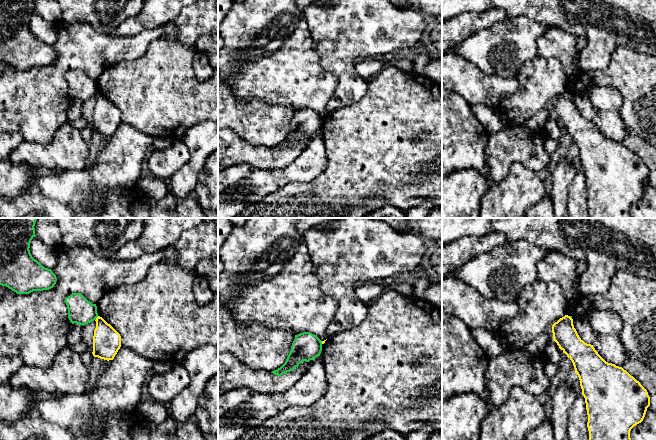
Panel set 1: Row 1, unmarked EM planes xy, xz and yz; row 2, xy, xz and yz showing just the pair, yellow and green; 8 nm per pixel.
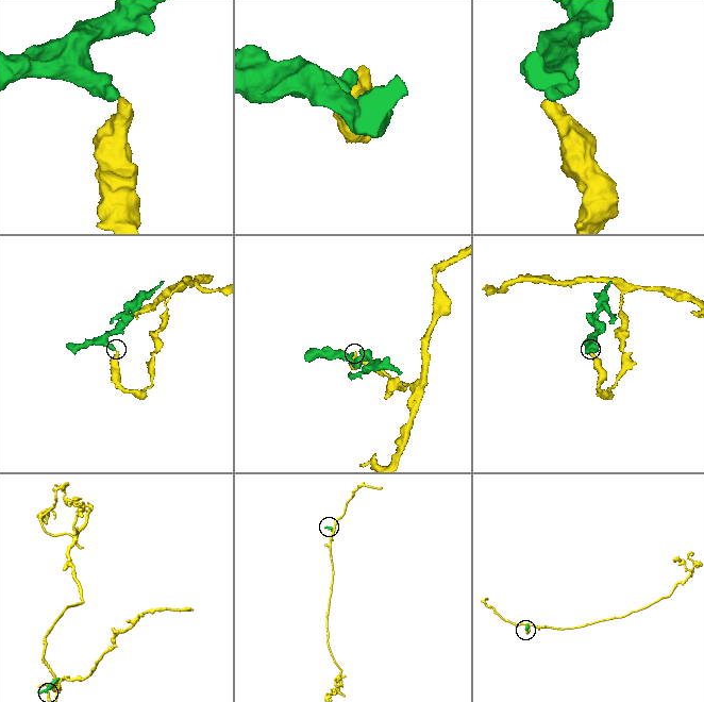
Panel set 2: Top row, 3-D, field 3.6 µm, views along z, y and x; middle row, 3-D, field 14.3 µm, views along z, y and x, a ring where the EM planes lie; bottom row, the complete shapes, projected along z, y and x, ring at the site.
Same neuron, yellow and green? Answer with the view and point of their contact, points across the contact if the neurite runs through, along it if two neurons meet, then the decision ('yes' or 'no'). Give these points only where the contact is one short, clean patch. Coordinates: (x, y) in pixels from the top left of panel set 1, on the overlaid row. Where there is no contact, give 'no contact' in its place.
contact xy (96, 318); border xy (98, 316), (95, 320); no

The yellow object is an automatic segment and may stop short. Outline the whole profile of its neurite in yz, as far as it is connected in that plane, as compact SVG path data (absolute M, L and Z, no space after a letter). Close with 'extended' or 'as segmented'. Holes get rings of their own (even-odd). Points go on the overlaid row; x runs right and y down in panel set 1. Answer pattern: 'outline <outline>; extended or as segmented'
outline M565 315L552 325L553 340L559 348L572 361L577 373L582 395L585 398L588 415L587 427L589 440L631 440L630 431L645 417L647 408L650 406L650 397L647 390L622 367L606 362L595 350L593 345L585 343L578 335L573 325L573 319Z; as segmented

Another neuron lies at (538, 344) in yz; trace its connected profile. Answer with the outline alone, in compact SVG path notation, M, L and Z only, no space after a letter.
M552 326L536 336L530 343L520 347L524 351L532 354L544 352L547 344L553 341Z

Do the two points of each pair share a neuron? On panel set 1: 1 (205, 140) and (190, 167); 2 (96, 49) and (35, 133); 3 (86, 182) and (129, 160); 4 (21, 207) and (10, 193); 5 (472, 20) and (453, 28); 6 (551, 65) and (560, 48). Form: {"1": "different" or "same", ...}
{"1": "same", "2": "same", "3": "same", "4": "different", "5": "same", "6": "different"}

